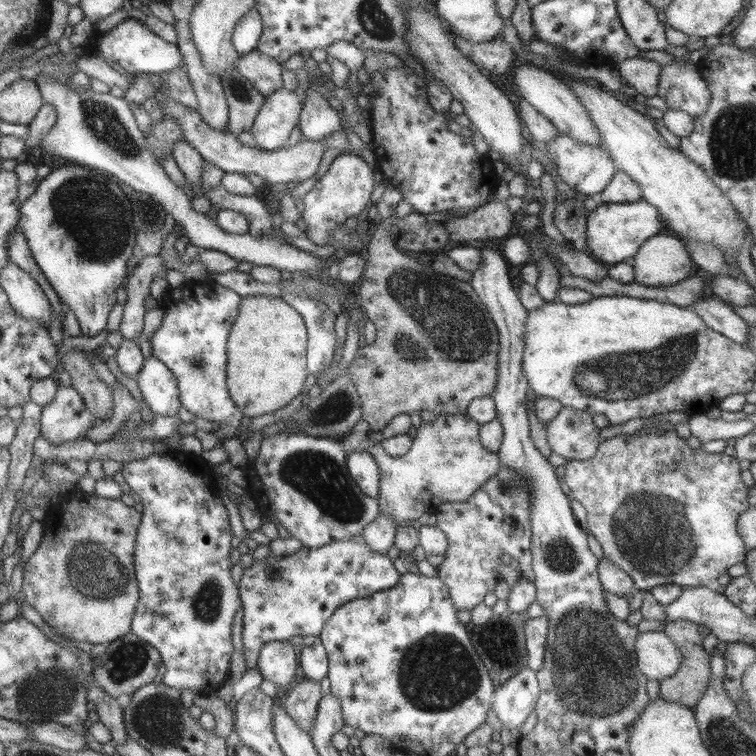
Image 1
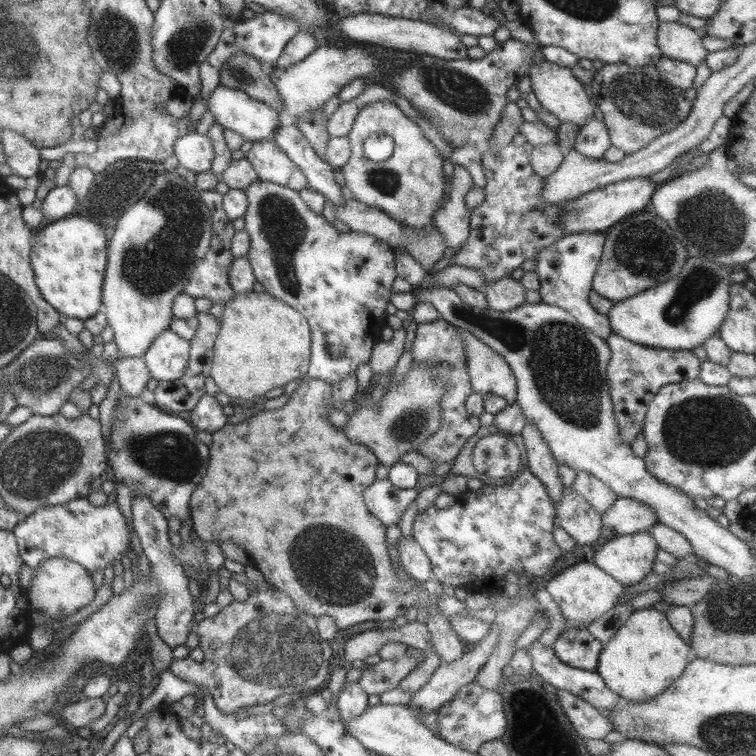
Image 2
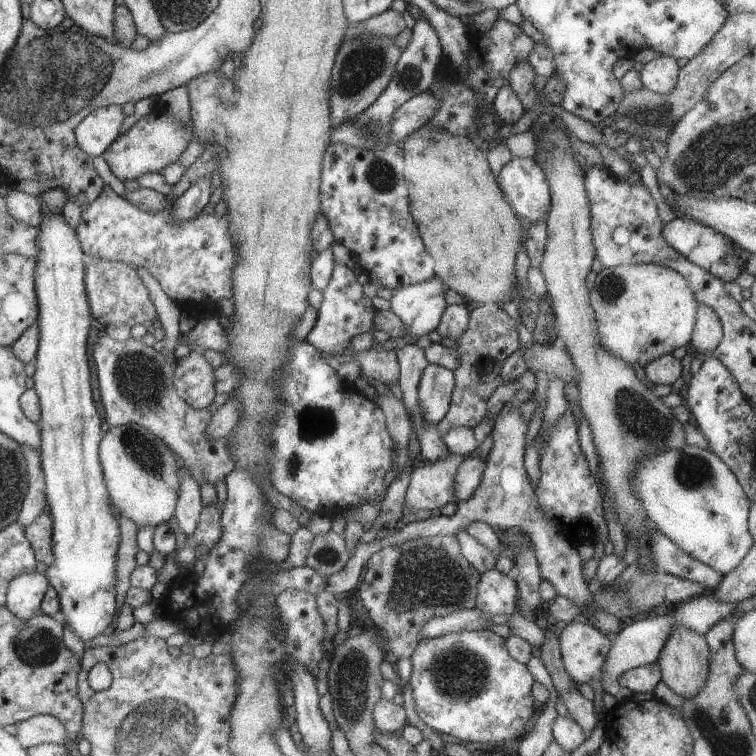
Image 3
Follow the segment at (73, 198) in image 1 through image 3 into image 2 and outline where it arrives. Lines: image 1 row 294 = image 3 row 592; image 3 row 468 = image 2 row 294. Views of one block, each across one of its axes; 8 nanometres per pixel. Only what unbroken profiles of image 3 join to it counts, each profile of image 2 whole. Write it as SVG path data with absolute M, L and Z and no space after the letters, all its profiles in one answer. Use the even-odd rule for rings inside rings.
M67 215L35 231L29 258L35 284L45 302L62 315L82 321L99 312L103 308L101 289L107 245L103 228L83 216Z

